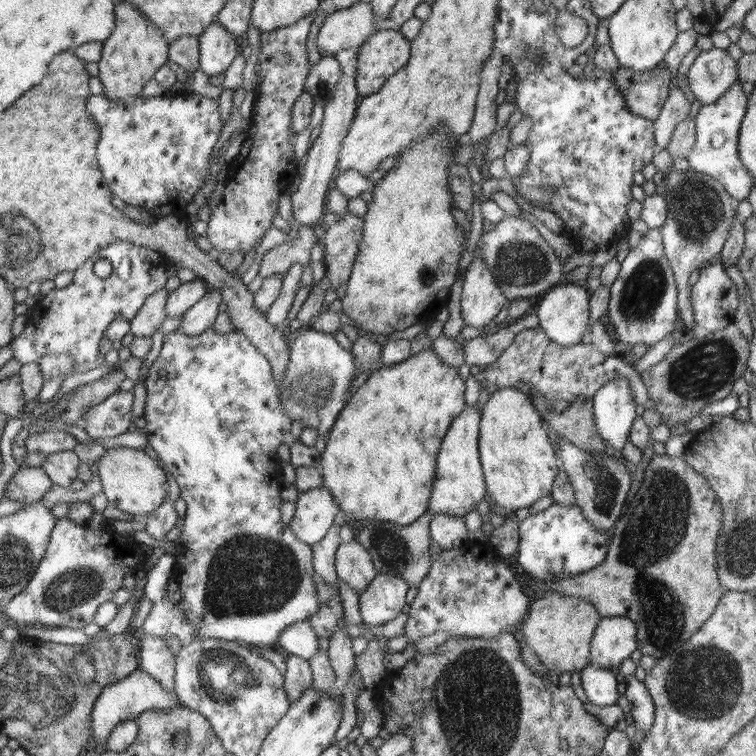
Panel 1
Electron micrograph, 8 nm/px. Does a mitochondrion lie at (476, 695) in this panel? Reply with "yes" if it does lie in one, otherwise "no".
yes

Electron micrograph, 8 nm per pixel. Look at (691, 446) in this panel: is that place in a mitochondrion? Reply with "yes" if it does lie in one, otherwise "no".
no

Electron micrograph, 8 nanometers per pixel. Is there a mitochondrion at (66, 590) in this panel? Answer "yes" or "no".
yes

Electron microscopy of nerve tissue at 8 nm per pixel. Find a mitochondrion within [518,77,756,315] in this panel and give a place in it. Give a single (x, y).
(698, 210)

